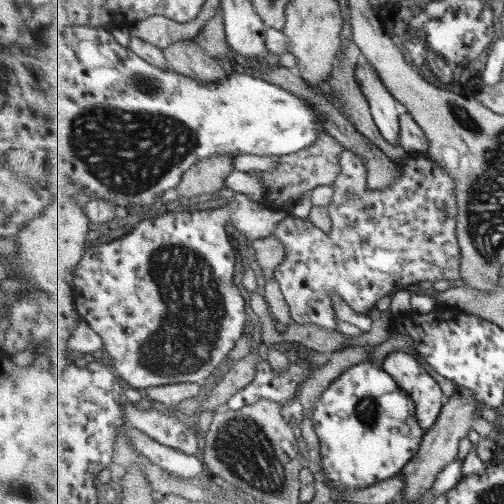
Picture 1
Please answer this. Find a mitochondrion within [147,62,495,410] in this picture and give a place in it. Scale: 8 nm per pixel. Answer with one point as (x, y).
(457, 111)

